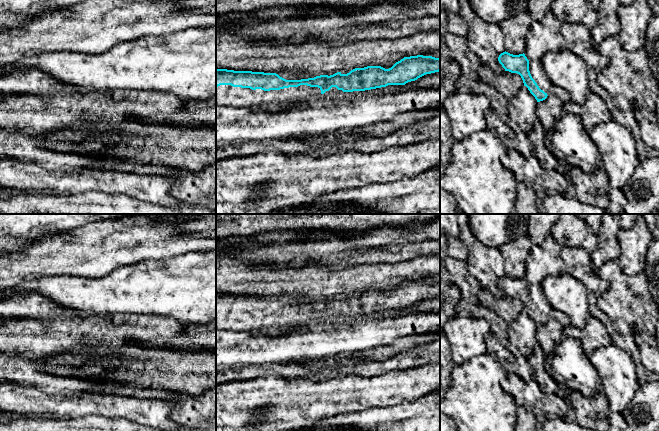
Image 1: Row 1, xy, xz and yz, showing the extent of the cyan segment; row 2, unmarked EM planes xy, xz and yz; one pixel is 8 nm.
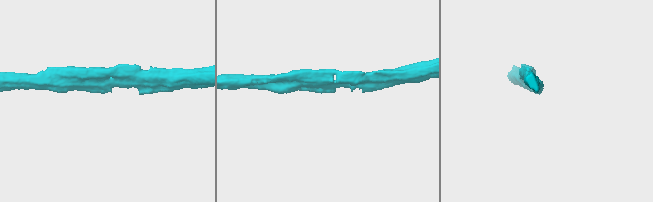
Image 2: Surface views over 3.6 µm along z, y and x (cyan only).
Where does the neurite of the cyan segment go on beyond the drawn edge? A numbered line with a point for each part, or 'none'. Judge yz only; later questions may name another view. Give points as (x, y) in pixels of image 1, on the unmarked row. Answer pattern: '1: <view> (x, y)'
1: yz (537, 296)

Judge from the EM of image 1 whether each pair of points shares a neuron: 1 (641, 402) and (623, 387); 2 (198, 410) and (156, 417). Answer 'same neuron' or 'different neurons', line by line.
1: different neurons
2: different neurons

